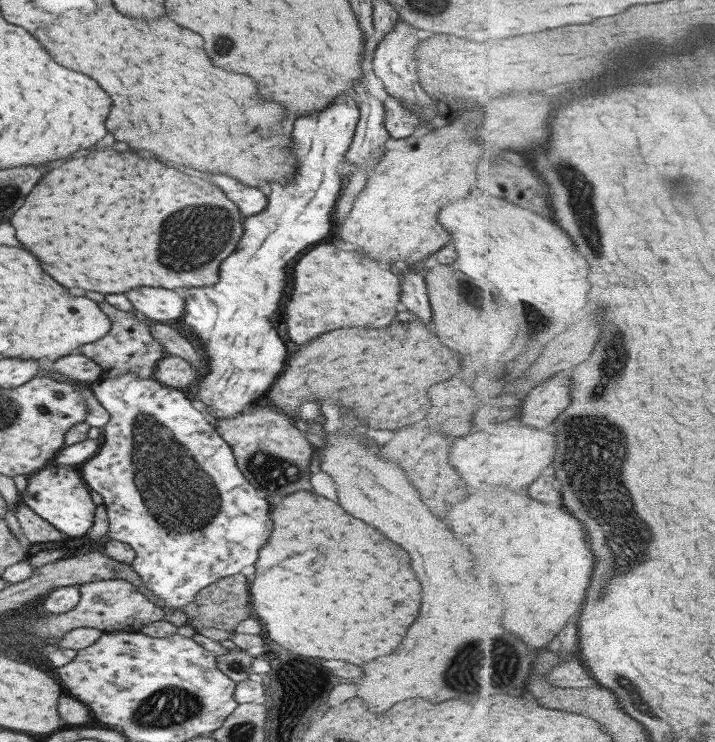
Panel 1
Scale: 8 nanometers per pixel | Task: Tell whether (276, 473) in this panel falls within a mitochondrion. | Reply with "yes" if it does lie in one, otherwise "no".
yes

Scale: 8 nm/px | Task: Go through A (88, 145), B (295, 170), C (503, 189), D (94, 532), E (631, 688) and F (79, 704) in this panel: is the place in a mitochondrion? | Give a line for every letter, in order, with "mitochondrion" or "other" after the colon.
A: other
B: other
C: other
D: other
E: mitochondrion
F: other

